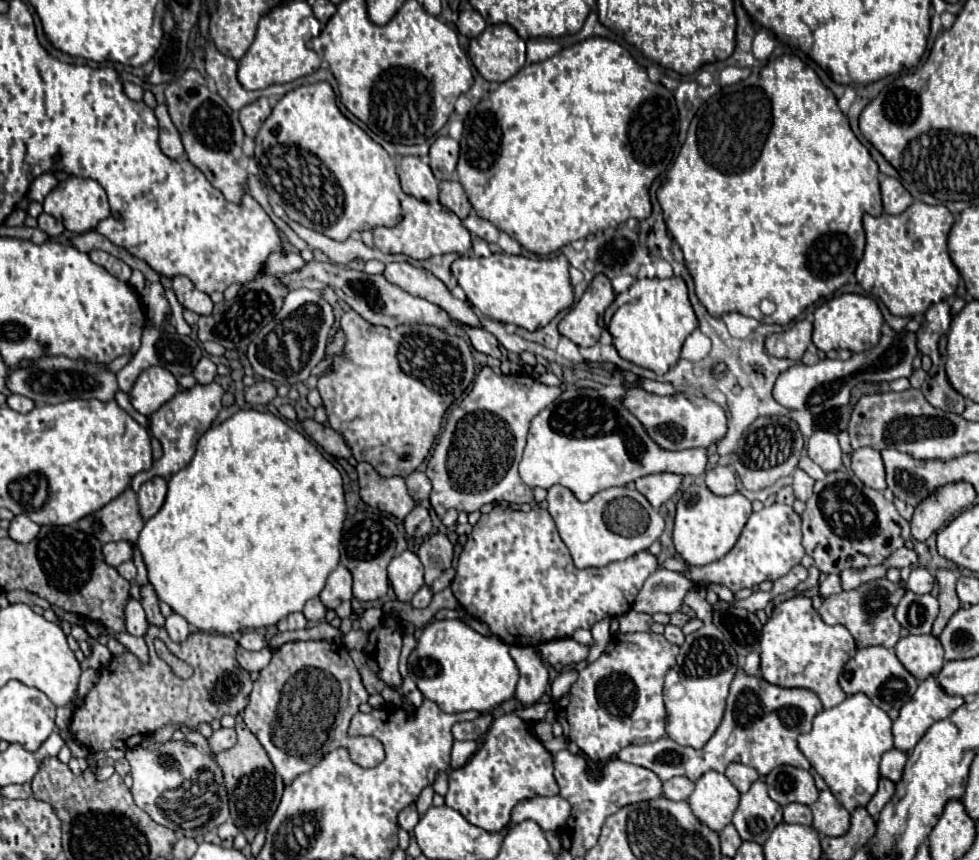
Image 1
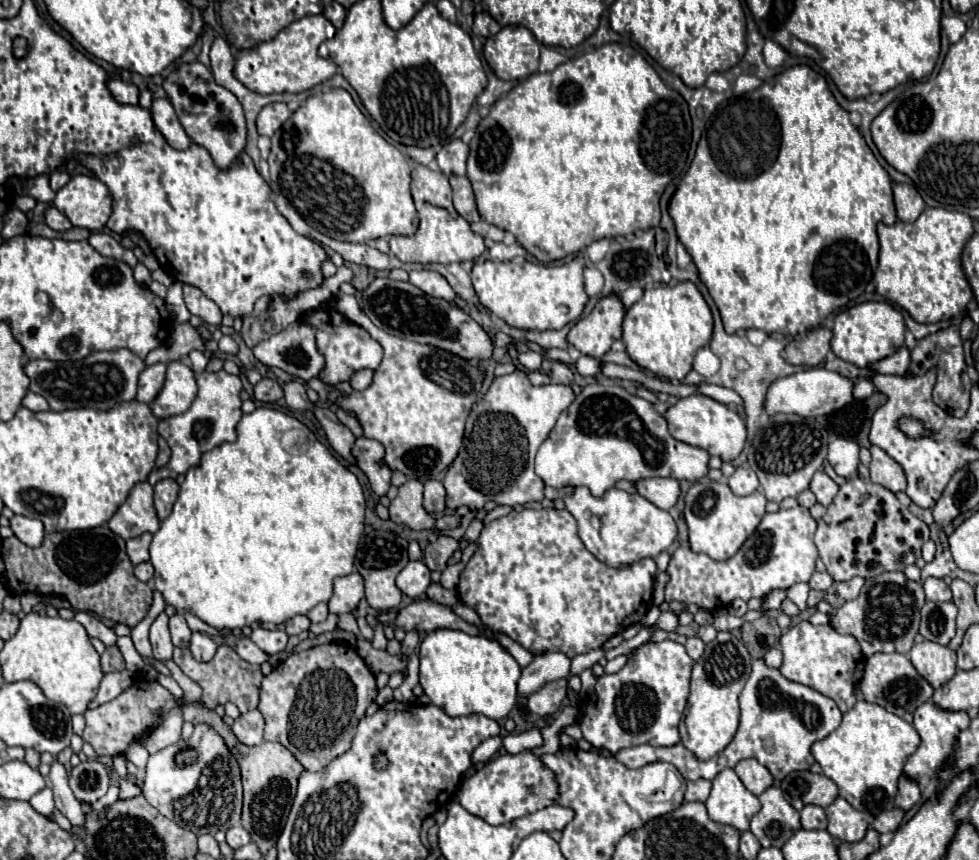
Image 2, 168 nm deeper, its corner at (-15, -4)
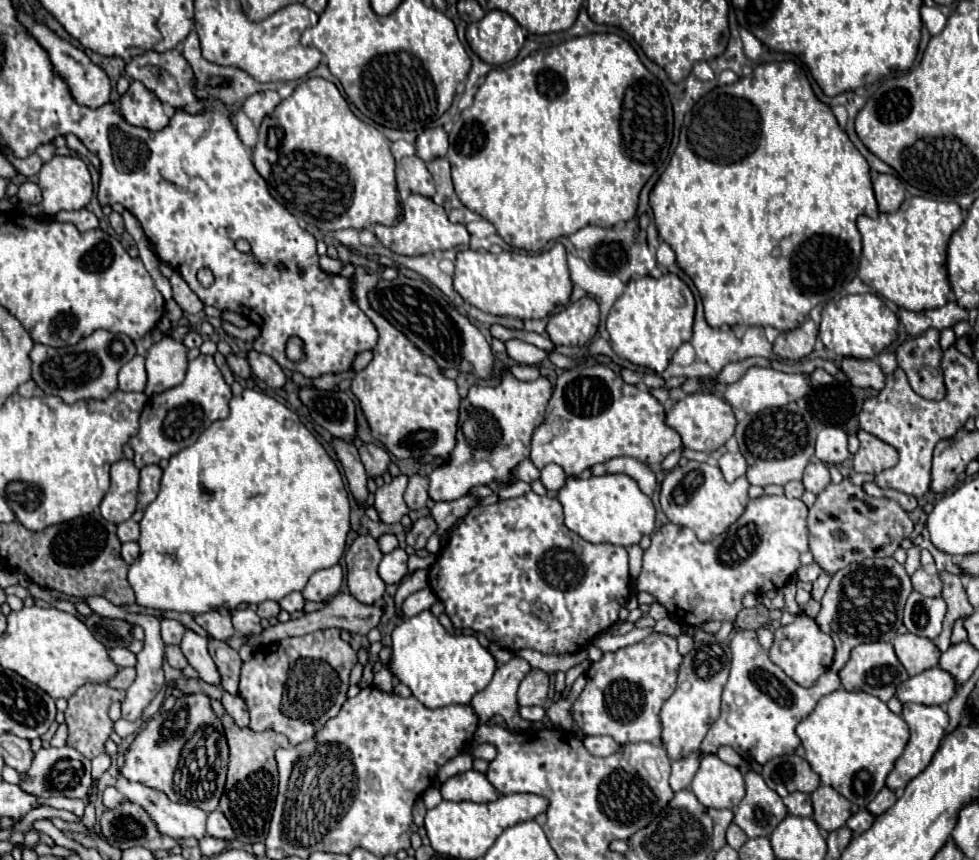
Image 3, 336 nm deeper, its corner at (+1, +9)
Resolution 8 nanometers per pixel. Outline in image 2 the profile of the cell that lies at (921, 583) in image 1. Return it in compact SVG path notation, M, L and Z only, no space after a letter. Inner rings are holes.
M926 578L924 580L924 590L926 590L926 600L932 600L932 602L948 602L948 600L952 600L950 588L940 578Z

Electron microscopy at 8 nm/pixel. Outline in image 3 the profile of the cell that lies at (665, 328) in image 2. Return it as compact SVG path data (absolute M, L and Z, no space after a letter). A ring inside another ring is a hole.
M666 273L658 279L648 275L632 279L626 285L624 295L612 305L606 319L606 329L610 333L612 349L618 357L634 365L642 365L654 369L656 373L662 373L668 367L676 349L682 343L690 341L692 321L694 321L692 291L676 275Z

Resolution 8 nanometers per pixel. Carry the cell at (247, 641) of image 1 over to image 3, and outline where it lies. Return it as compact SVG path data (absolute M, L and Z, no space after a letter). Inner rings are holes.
M238 609L232 615L232 623L234 623L236 633L240 633L240 635L254 635L254 633L262 631L260 617L252 609Z

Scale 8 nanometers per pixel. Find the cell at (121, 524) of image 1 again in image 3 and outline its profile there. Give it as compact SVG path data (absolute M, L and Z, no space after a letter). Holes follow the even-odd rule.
M120 459L110 469L110 489L100 503L102 517L118 525L132 517L136 511L136 493L138 493L138 469L132 461Z

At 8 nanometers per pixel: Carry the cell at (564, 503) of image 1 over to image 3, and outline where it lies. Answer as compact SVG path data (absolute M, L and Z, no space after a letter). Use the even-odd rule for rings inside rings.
M624 473L590 479L566 479L566 485L558 491L558 499L564 507L566 527L588 543L612 543L630 547L654 531L656 511L650 497L644 495L638 483Z

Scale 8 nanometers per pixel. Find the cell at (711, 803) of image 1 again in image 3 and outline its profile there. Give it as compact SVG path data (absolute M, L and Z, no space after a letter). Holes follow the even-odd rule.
M704 755L692 789L704 807L734 809L744 797L744 777L718 755Z

